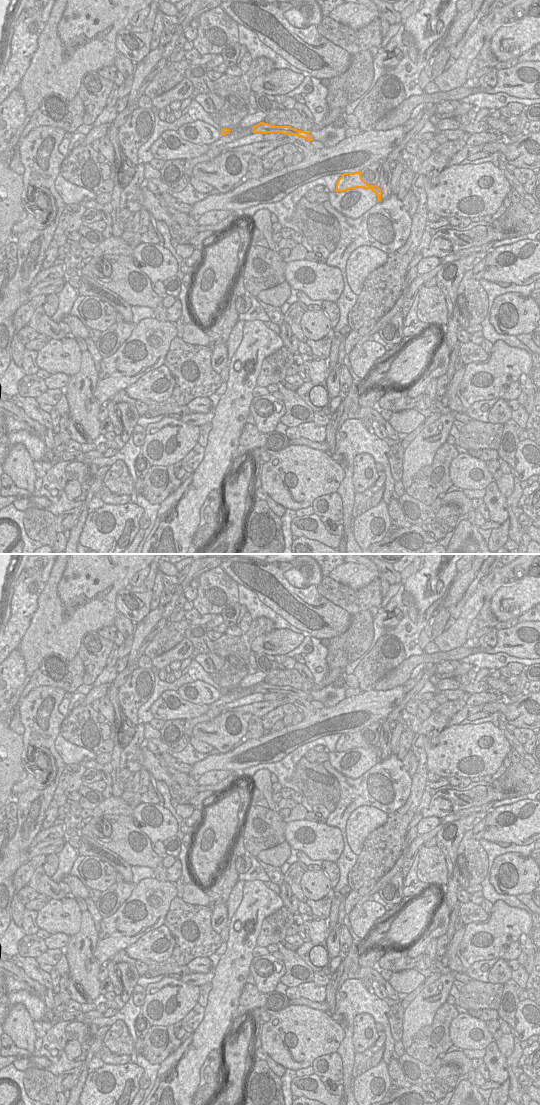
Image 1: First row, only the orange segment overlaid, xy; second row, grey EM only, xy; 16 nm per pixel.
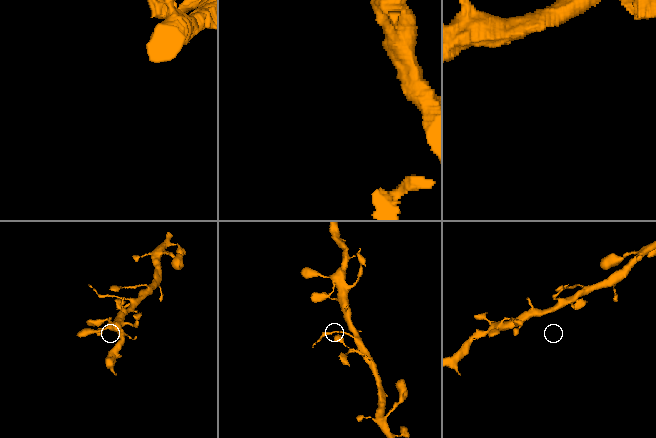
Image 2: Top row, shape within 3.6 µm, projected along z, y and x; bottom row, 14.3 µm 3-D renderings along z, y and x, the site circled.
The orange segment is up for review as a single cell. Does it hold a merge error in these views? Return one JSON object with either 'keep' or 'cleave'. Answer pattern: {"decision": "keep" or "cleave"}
{"decision": "cleave"}

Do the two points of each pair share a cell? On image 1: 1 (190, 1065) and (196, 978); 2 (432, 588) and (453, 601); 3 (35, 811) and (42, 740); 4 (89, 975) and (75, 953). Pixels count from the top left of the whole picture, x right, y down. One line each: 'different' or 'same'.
1: different
2: different
3: same
4: same

